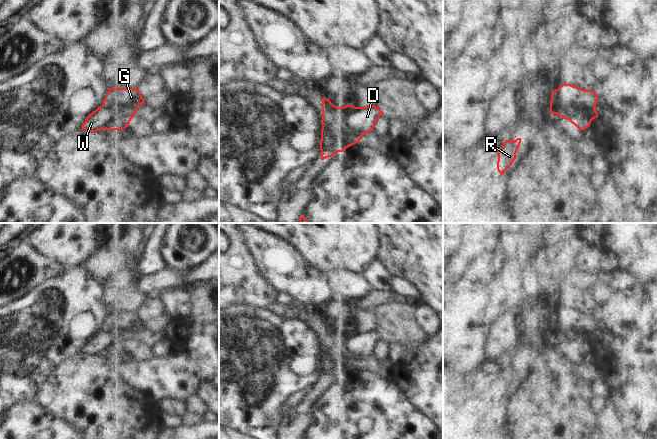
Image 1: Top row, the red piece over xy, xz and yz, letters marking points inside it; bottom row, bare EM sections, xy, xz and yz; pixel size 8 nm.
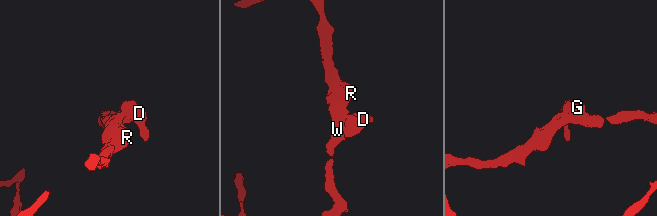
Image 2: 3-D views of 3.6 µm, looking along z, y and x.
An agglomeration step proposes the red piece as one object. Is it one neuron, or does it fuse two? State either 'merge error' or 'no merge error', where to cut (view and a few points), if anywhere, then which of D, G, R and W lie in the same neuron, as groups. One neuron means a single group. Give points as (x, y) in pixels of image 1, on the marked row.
merge error; cut in xz along (337, 107), (333, 128), (347, 139), (339, 151); D G / R W

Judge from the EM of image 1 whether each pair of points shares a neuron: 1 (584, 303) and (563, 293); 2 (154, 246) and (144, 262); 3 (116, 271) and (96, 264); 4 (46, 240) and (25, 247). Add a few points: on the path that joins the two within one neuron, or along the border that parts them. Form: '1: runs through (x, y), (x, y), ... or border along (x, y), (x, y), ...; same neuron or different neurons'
1: runs through (579, 298), (576, 295), (568, 295); same neuron
2: runs through (151, 250), (151, 255), (148, 258); same neuron
3: runs through (111, 266), (109, 264), (101, 264); same neuron
4: border along (26, 238), (40, 253), (50, 259); different neurons

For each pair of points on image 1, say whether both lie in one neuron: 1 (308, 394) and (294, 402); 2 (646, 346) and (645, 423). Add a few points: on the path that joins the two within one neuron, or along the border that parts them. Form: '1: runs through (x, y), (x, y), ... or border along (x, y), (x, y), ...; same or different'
1: runs through (305, 395), (297, 400); same
2: runs through (646, 365), (646, 404); same

